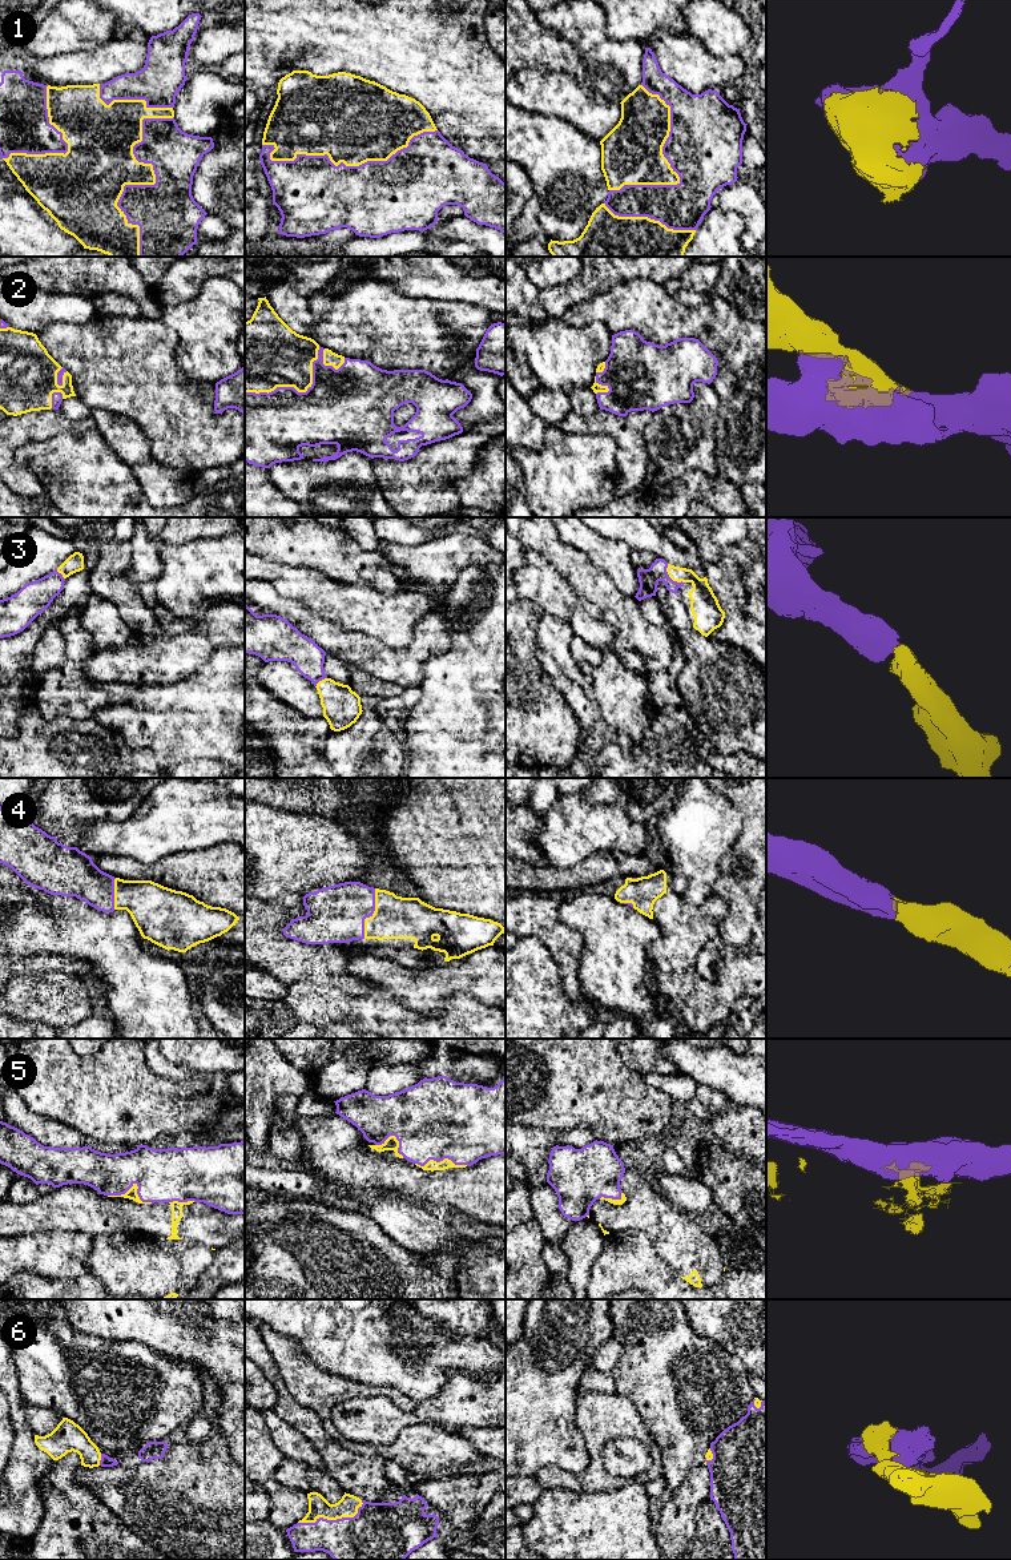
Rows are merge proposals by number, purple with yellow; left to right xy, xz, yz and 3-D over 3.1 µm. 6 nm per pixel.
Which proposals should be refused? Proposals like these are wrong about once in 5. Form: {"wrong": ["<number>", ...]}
{"wrong": ["5"]}

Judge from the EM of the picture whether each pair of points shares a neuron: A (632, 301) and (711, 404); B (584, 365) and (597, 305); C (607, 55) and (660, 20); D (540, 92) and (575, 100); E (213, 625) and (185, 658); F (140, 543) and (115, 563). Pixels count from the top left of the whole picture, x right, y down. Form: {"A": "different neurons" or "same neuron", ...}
{"A": "different neurons", "B": "different neurons", "C": "different neurons", "D": "same neuron", "E": "same neuron", "F": "different neurons"}

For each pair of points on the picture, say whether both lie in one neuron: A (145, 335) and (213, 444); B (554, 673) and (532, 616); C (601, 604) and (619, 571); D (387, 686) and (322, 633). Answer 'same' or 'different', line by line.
A: same
B: different
C: different
D: different

